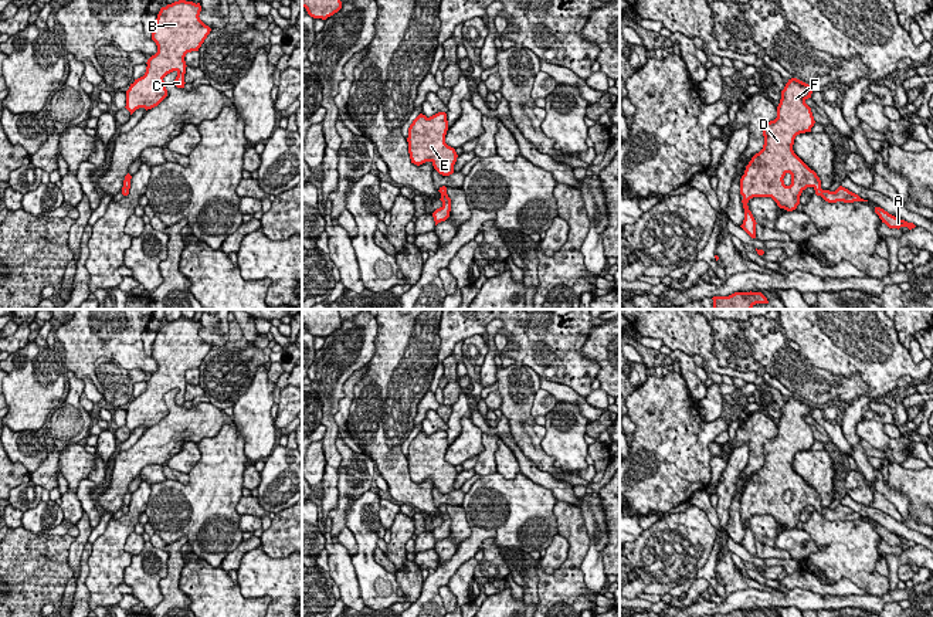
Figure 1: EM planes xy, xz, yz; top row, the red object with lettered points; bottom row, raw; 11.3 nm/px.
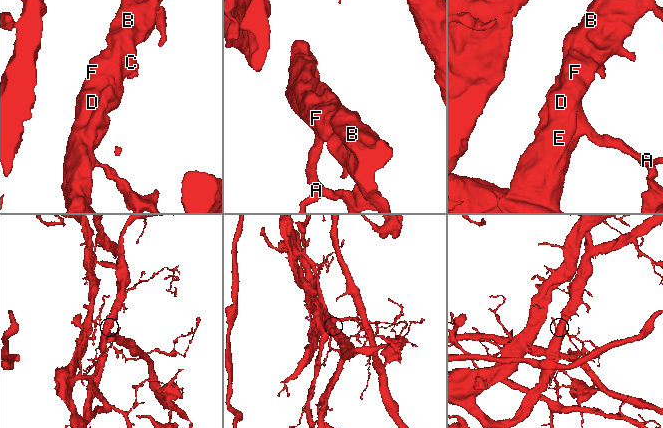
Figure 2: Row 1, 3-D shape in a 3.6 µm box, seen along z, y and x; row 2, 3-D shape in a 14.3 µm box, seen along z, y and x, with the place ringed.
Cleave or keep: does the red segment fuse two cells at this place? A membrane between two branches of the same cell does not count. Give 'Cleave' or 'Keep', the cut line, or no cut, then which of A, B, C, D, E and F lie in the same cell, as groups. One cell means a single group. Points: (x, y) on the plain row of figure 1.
Cleave. Split along yz (821, 507), (818, 512). Groups: A / B C D E F

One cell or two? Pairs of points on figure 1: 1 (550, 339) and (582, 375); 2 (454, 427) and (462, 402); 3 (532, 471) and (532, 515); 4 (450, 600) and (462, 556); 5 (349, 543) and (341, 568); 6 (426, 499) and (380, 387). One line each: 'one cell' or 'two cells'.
1: one cell
2: one cell
3: two cells
4: two cells
5: two cells
6: one cell

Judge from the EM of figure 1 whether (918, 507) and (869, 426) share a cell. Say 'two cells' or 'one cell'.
one cell

